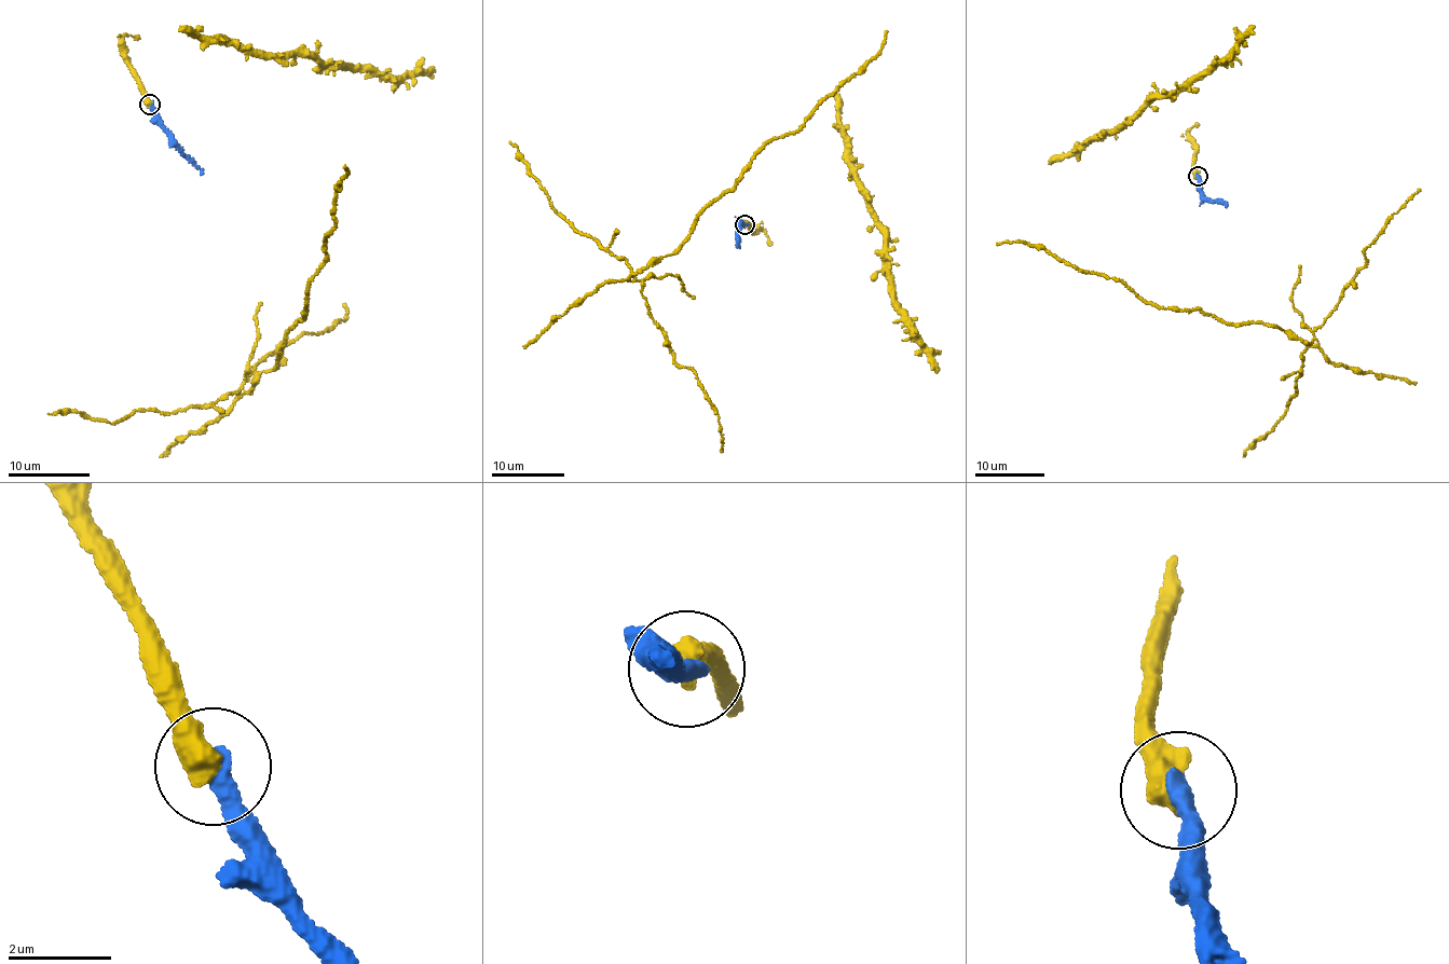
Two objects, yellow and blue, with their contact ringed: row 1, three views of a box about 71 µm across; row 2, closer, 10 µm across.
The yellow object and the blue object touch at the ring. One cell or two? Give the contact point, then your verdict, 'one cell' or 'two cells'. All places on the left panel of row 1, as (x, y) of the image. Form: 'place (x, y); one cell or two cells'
place (150, 104); one cell

